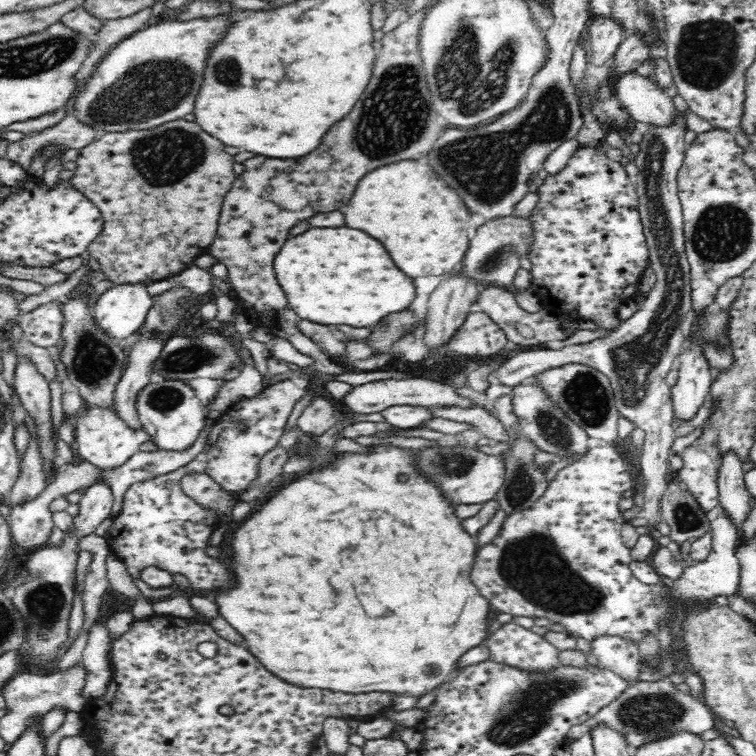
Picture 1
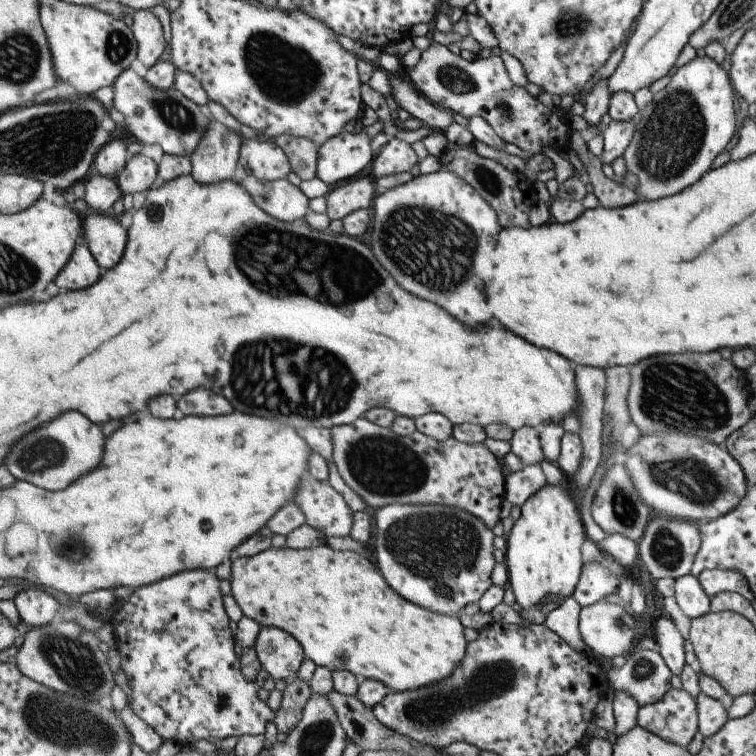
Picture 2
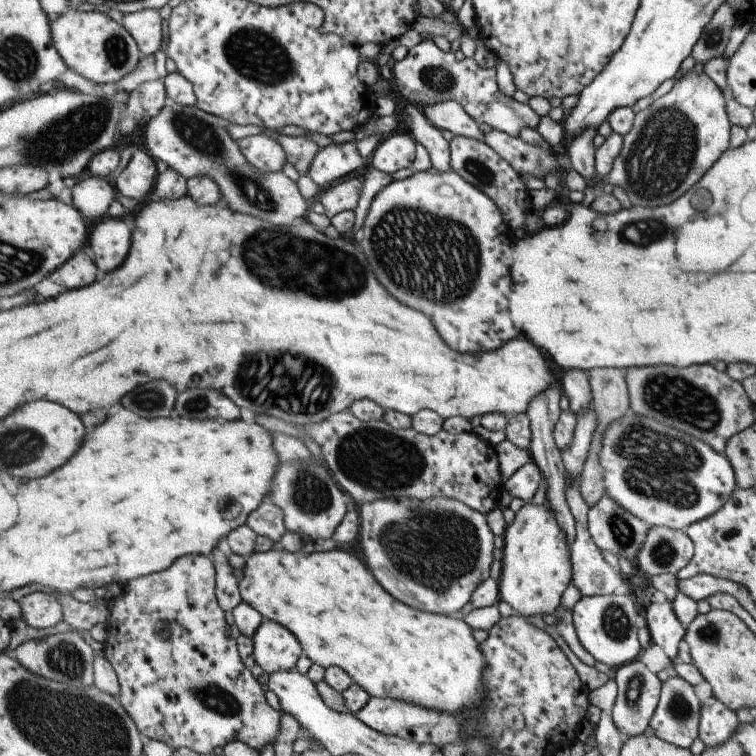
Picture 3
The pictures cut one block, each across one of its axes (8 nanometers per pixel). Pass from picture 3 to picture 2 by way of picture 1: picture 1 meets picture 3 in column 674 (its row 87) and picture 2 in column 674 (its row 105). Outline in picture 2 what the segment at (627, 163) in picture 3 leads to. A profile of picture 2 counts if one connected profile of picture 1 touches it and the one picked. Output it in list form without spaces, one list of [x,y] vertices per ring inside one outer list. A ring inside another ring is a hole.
[[[707,56],[691,60],[688,64],[674,69],[669,84],[661,91],[653,94],[651,102],[640,109],[635,122],[631,141],[622,153],[625,171],[635,176],[635,194],[645,201],[673,196],[689,187],[701,178],[703,172],[711,169],[713,159],[723,153],[733,131],[737,119],[733,111],[734,96],[729,86],[728,76]]]

